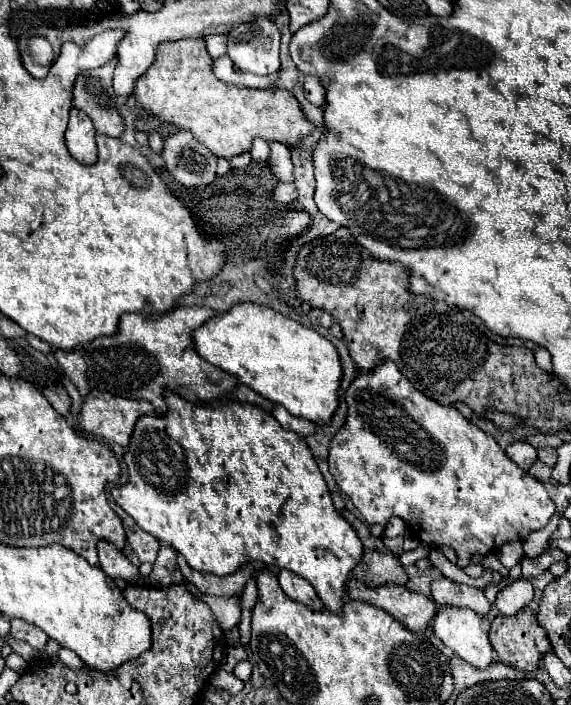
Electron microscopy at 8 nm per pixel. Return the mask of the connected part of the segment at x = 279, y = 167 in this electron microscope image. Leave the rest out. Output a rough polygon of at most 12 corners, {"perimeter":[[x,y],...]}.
{"perimeter":[[270,143],[270,169],[278,181],[292,183],[290,149]]}

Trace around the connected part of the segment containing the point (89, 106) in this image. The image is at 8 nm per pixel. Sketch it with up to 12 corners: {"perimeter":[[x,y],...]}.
{"perimeter":[[117,61],[80,75],[74,107],[96,131],[120,137],[112,87]]}

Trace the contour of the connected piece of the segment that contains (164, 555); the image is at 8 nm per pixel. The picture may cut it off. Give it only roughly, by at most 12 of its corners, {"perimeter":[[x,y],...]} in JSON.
{"perimeter":[[172,547],[160,549],[148,579],[152,585],[184,581]]}

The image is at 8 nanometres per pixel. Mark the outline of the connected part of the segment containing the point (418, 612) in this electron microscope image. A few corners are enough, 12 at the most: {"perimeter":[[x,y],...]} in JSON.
{"perimeter":[[350,579],[348,597],[388,611],[414,633],[438,611],[404,585],[372,589]]}

